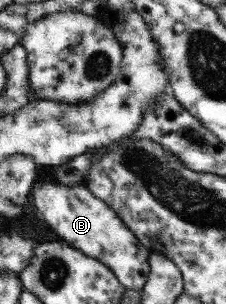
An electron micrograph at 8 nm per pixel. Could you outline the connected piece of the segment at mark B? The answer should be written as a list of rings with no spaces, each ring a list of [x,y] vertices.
[[[48,177],[44,181],[36,180],[31,187],[31,202],[42,216],[40,222],[45,222],[53,234],[58,235],[59,241],[70,245],[89,258],[94,258],[105,265],[119,284],[124,288],[141,288],[149,273],[148,253],[146,246],[142,245],[137,237],[123,224],[123,221],[108,208],[99,198],[93,197],[83,184],[73,186],[59,185]]]

